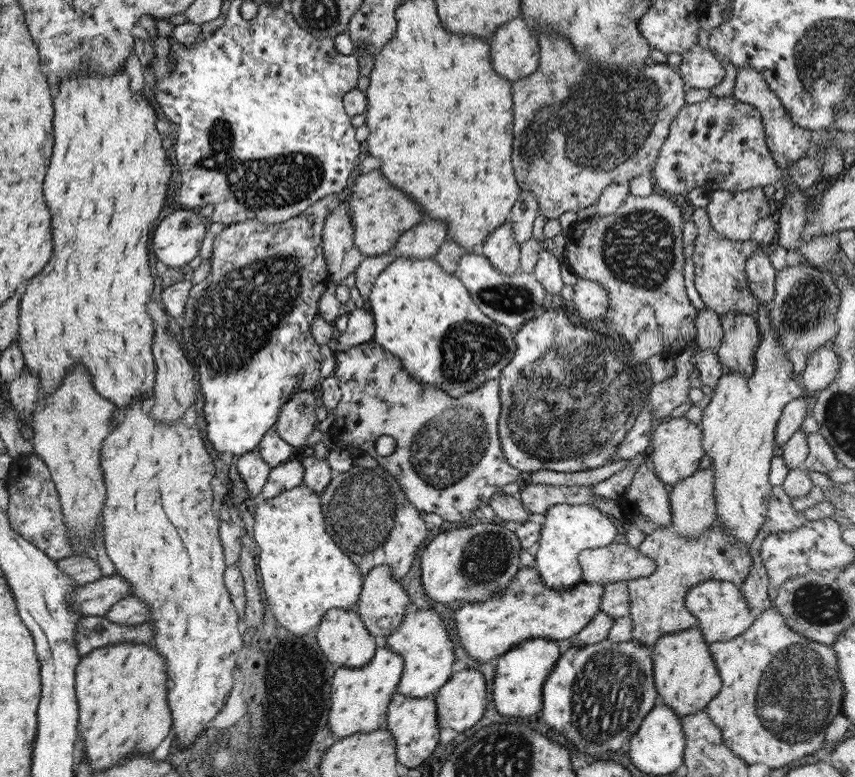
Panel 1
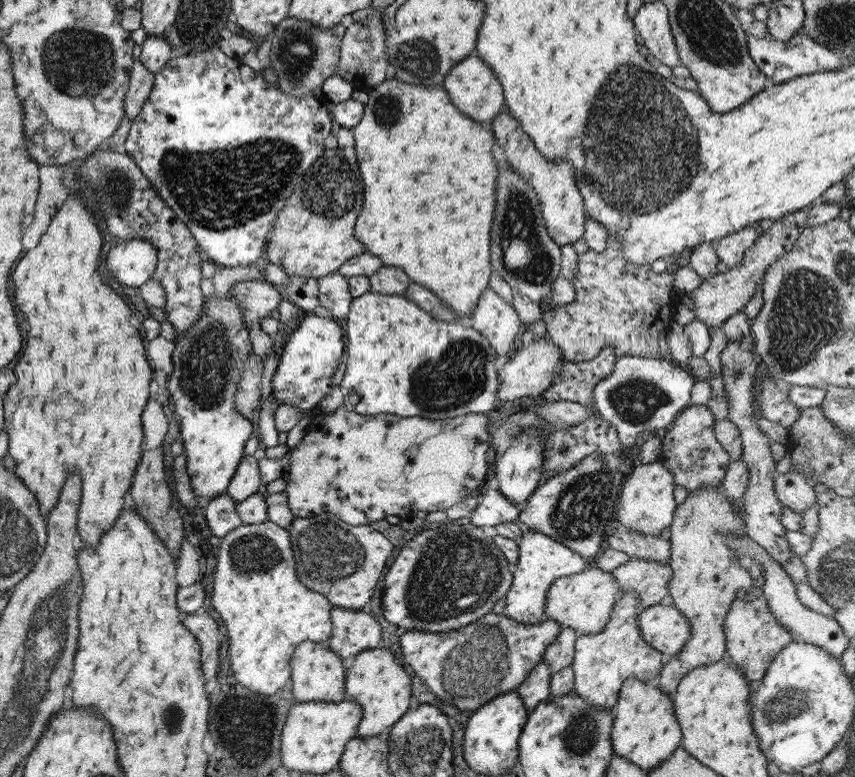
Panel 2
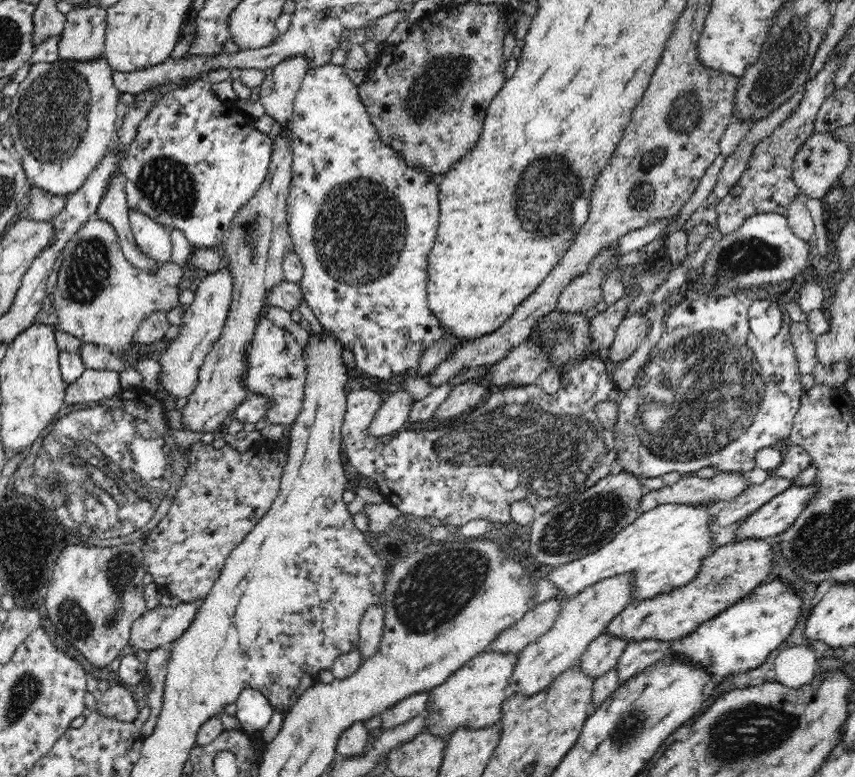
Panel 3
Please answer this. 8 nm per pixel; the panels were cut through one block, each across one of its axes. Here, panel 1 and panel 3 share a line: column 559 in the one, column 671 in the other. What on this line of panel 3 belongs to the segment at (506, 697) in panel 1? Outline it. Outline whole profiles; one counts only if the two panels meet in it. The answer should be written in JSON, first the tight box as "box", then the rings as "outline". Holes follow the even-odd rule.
{"box":[670,578,804,680],"outline":[[[773,578],[759,584],[748,596],[730,606],[708,622],[698,626],[690,636],[674,641],[670,655],[688,657],[722,680],[730,674],[748,672],[762,665],[792,634],[804,612],[802,590],[787,579]]]}

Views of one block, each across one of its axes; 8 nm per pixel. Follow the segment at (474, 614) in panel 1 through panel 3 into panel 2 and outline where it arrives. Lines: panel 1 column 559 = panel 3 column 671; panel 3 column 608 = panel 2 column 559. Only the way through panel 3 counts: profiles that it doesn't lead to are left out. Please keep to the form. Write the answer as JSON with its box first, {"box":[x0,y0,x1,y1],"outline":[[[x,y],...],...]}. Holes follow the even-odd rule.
{"box":[399,613,561,710],"outline":[[[487,613],[470,625],[440,633],[426,633],[423,631],[405,631],[399,635],[403,662],[413,670],[429,691],[439,700],[453,704],[459,710],[473,710],[485,705],[485,702],[497,695],[509,692],[519,686],[529,671],[542,660],[545,649],[560,633],[561,626],[554,620],[543,618],[535,624],[521,624],[499,614]]]}

